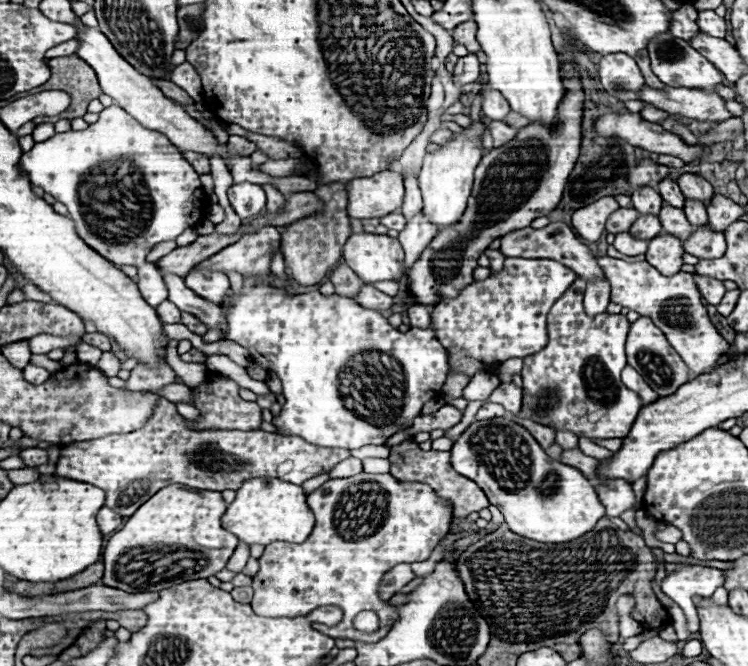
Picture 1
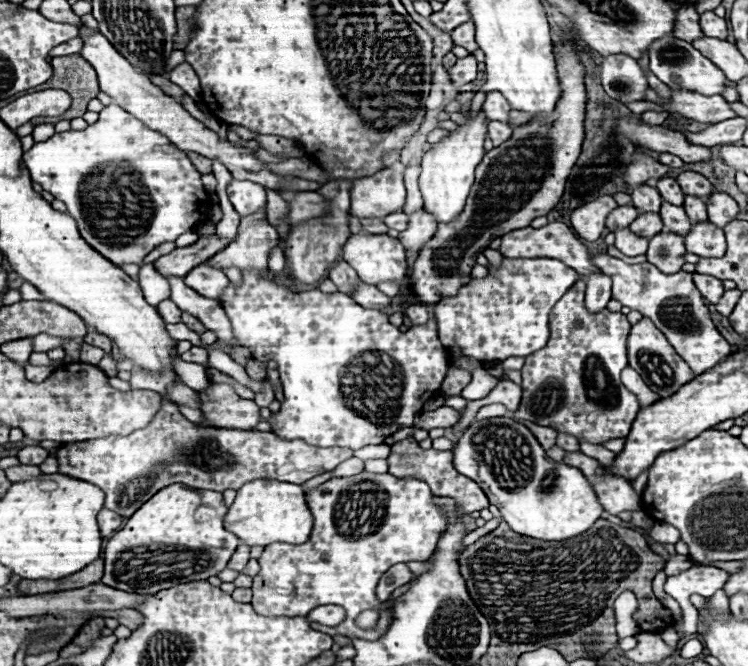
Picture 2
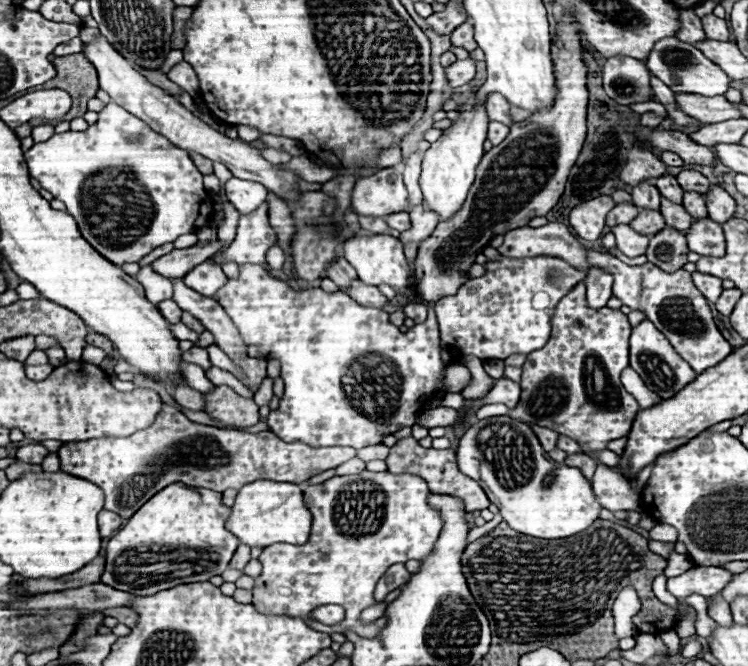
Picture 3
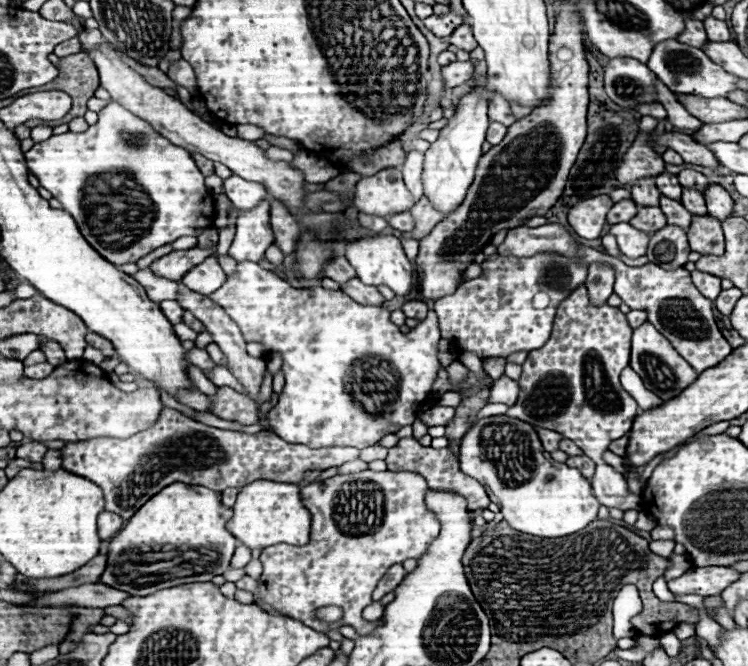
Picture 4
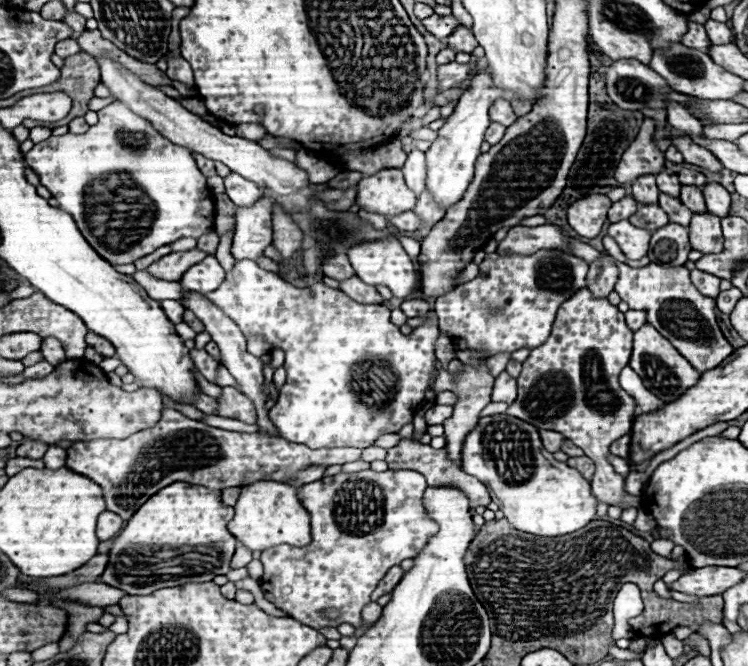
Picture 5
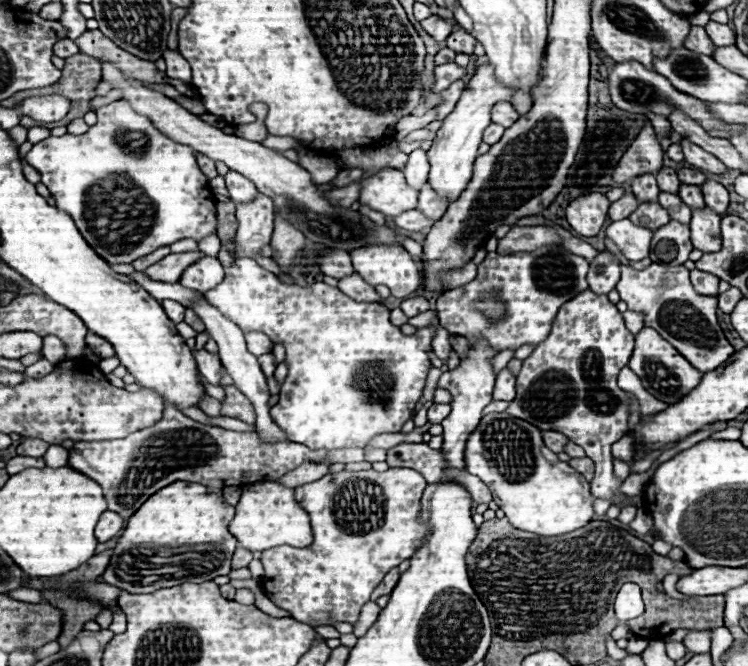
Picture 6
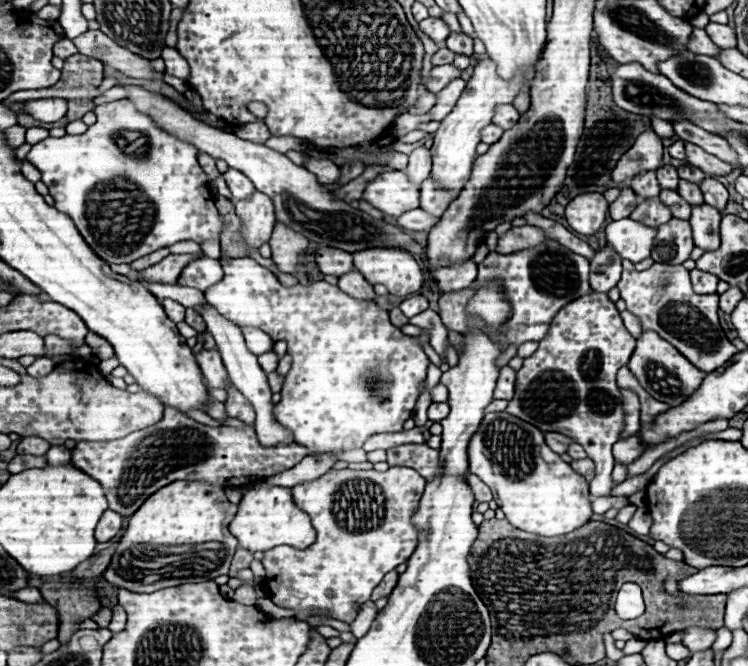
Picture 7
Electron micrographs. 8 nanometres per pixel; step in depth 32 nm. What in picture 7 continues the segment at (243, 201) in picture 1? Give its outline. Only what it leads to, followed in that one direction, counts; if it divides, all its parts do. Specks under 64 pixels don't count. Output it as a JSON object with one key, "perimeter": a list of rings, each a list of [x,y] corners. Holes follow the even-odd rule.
{"perimeter":[[[228,168],[224,178],[226,178],[226,184],[228,184],[234,200],[246,200],[248,196],[252,196],[252,192],[256,192],[254,184],[244,174],[240,174],[238,170]]]}

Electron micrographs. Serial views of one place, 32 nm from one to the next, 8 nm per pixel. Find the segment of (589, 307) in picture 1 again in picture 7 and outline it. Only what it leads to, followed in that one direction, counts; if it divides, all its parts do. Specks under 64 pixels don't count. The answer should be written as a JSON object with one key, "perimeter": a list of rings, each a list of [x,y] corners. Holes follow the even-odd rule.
{"perimeter":[[[604,246],[602,250],[596,250],[596,256],[590,260],[590,286],[594,292],[610,292],[618,280],[620,280],[622,264],[620,256]]]}

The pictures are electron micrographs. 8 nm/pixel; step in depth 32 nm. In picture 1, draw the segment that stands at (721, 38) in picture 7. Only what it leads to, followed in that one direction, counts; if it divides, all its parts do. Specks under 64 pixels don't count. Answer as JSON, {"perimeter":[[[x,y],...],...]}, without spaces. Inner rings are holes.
{"perimeter":[[[702,10],[698,12],[698,28],[710,36],[716,36],[716,38],[724,38],[726,34],[726,22],[724,18],[720,18],[714,10]]]}

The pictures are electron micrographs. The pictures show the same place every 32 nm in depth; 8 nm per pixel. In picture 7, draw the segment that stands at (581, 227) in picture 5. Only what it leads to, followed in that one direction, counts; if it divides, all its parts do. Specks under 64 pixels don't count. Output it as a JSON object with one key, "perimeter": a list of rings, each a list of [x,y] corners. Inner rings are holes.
{"perimeter":[[[582,194],[566,206],[566,220],[574,232],[592,236],[604,224],[606,212],[608,202],[602,194]]]}

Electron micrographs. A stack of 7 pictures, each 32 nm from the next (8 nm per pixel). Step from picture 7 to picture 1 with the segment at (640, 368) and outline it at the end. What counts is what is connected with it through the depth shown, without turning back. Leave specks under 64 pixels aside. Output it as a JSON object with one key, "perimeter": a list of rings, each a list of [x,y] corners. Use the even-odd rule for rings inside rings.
{"perimeter":[[[640,316],[636,322],[630,324],[630,332],[626,338],[626,358],[628,358],[628,364],[644,376],[650,388],[658,392],[658,396],[670,396],[682,384],[688,382],[688,366],[680,360],[676,350],[668,344],[666,336],[660,332],[660,328],[654,326],[650,318]]]}

